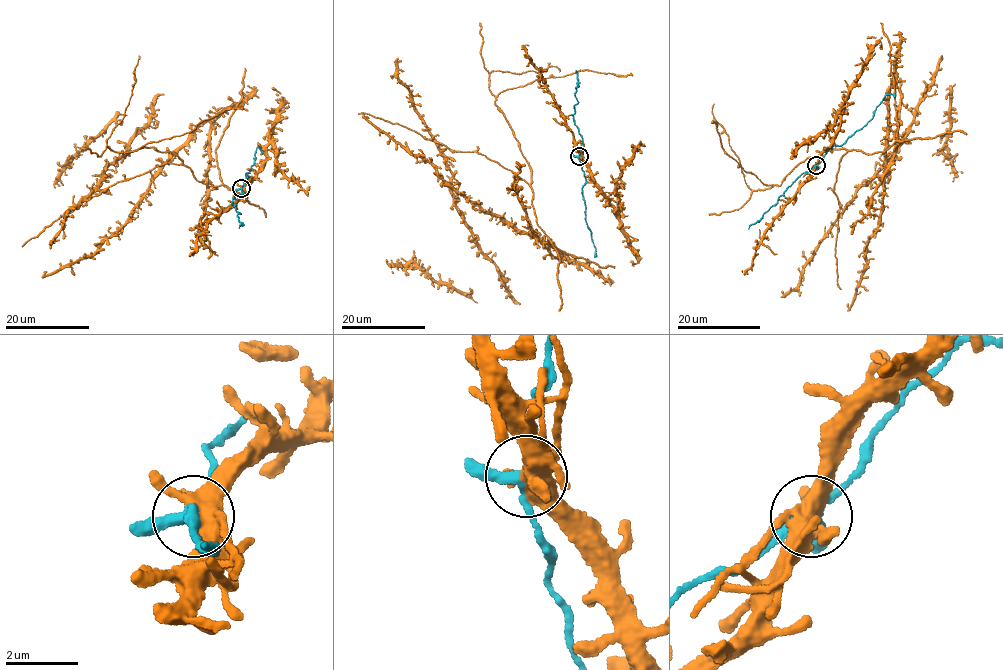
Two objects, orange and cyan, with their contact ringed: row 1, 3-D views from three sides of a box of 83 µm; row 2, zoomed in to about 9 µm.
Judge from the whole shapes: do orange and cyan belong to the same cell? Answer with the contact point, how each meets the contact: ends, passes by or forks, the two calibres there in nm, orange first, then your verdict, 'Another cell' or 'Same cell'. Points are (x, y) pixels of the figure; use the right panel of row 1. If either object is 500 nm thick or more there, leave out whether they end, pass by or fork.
Place: (816, 165). At the ring orange forks. At the ring cyan forks. Thickness 440 nm (orange) against 240 nm. Another cell

